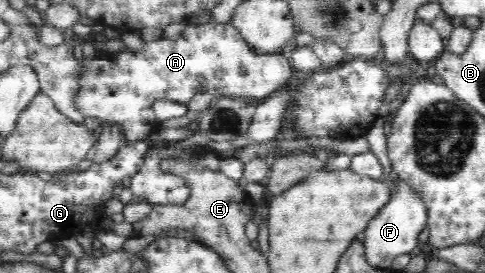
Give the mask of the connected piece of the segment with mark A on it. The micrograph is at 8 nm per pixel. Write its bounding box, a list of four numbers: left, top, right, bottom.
[75,23,296,144]

